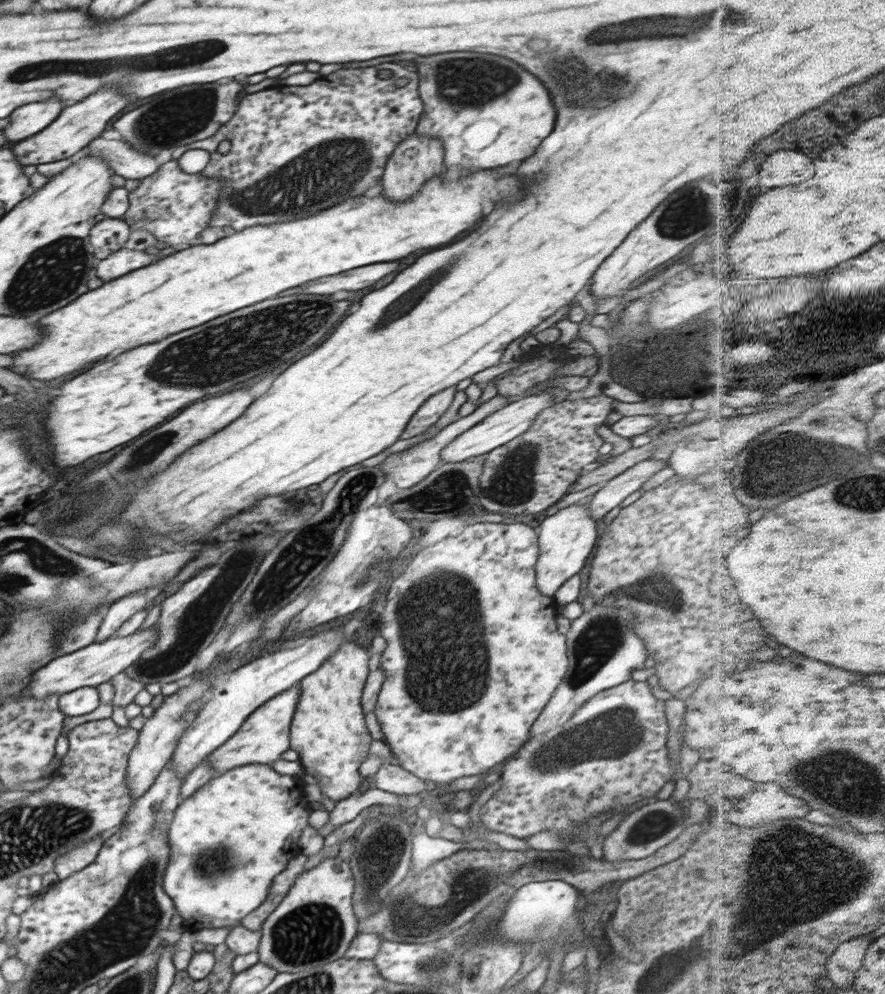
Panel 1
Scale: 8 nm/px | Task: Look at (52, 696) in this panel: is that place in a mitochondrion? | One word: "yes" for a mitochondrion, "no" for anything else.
no

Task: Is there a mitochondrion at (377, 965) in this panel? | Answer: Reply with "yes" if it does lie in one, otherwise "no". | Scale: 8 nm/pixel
no

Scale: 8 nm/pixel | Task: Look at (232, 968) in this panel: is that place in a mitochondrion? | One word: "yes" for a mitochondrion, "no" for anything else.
no

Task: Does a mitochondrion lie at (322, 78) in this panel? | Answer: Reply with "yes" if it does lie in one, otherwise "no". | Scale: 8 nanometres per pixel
no

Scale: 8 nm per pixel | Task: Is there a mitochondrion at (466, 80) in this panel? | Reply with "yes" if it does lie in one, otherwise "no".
yes

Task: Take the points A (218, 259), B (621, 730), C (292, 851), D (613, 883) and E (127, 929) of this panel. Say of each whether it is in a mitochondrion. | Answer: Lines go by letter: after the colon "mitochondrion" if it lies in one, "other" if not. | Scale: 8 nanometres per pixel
A: other
B: mitochondrion
C: other
D: other
E: mitochondrion

